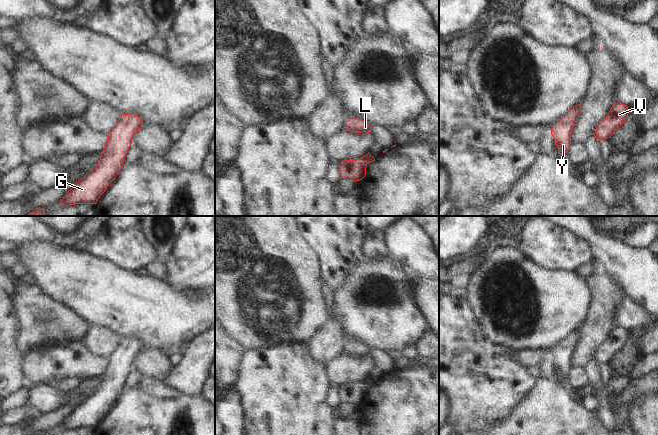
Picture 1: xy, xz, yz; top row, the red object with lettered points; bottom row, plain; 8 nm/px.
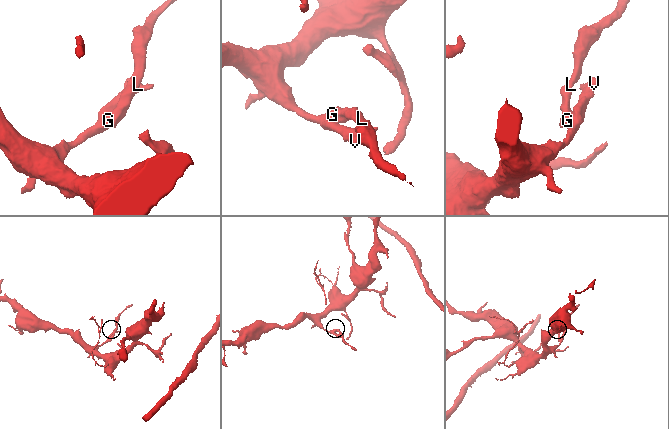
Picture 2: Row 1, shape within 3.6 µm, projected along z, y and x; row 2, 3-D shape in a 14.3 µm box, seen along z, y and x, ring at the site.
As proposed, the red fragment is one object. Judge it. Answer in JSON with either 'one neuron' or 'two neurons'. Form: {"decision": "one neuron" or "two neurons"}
{"decision": "one neuron"}

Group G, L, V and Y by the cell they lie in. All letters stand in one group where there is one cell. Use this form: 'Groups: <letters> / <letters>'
Groups: G L V Y

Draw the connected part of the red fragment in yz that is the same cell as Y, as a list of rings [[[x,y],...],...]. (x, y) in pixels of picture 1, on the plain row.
[[[581,327],[572,330],[568,337],[551,351],[551,359],[555,364],[555,369],[558,371],[559,378],[569,375],[571,357],[580,338]]]

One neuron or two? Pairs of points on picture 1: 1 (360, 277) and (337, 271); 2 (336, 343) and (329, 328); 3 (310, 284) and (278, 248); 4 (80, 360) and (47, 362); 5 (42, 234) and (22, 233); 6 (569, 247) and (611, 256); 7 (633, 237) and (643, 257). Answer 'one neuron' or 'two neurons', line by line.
1: two neurons
2: one neuron
3: one neuron
4: one neuron
5: one neuron
6: two neurons
7: two neurons

